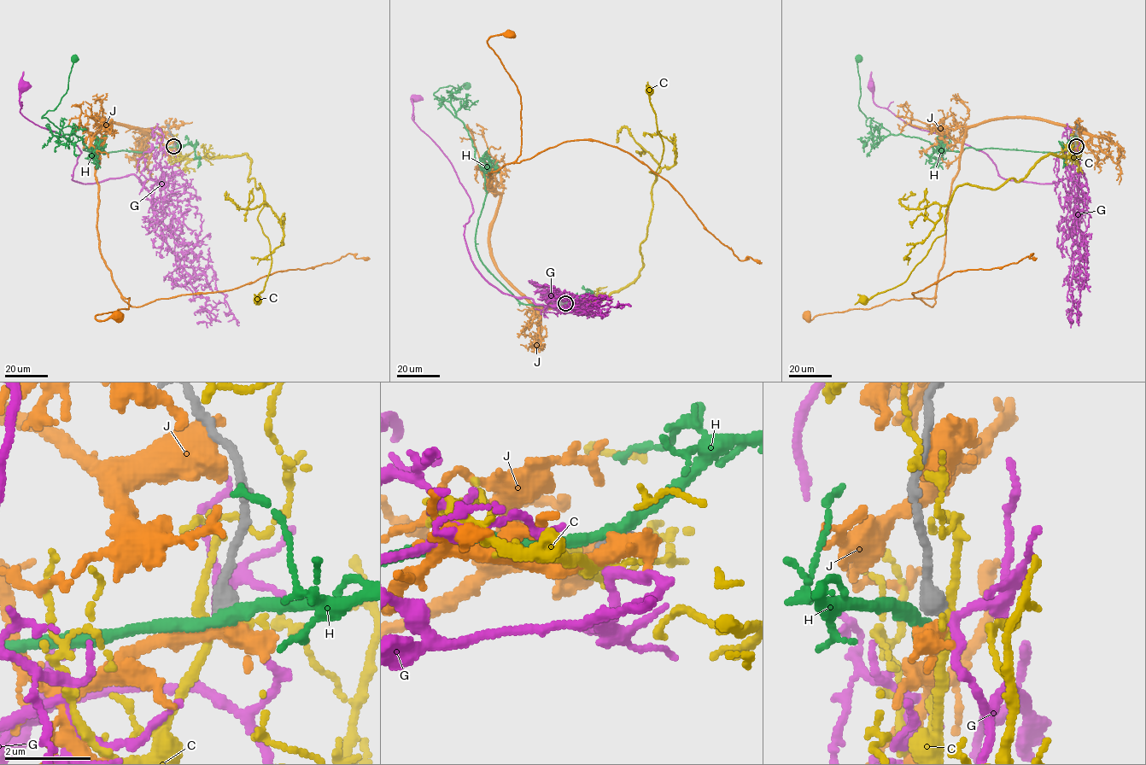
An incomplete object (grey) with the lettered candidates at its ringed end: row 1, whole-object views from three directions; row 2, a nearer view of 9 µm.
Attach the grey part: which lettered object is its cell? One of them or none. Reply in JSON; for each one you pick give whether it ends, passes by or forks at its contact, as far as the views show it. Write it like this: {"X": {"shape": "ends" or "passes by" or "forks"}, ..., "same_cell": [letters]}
{"G": {"shape": "passes by"}, "same_cell": ["G"]}

